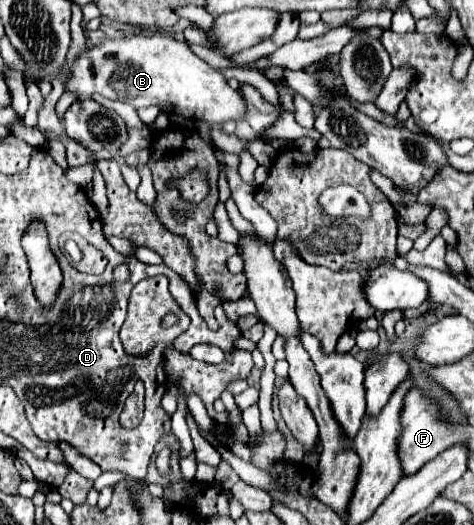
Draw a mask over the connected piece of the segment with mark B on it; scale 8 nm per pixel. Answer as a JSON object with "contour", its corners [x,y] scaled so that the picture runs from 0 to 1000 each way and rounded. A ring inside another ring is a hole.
{"contour":[[[285,67],[264,74],[217,74],[213,86],[200,86],[188,93],[184,105],[171,105],[154,128],[150,128],[150,150],[137,166],[137,173],[162,177],[171,185],[192,185],[200,177],[281,200],[285,208],[327,200],[344,208],[348,215],[373,215],[390,227],[424,227],[441,234],[475,234],[475,230],[508,230],[521,215],[521,200],[513,189],[508,170],[483,166],[470,139],[437,124],[428,112],[420,112],[395,82],[373,78],[365,70],[348,67]]]}

